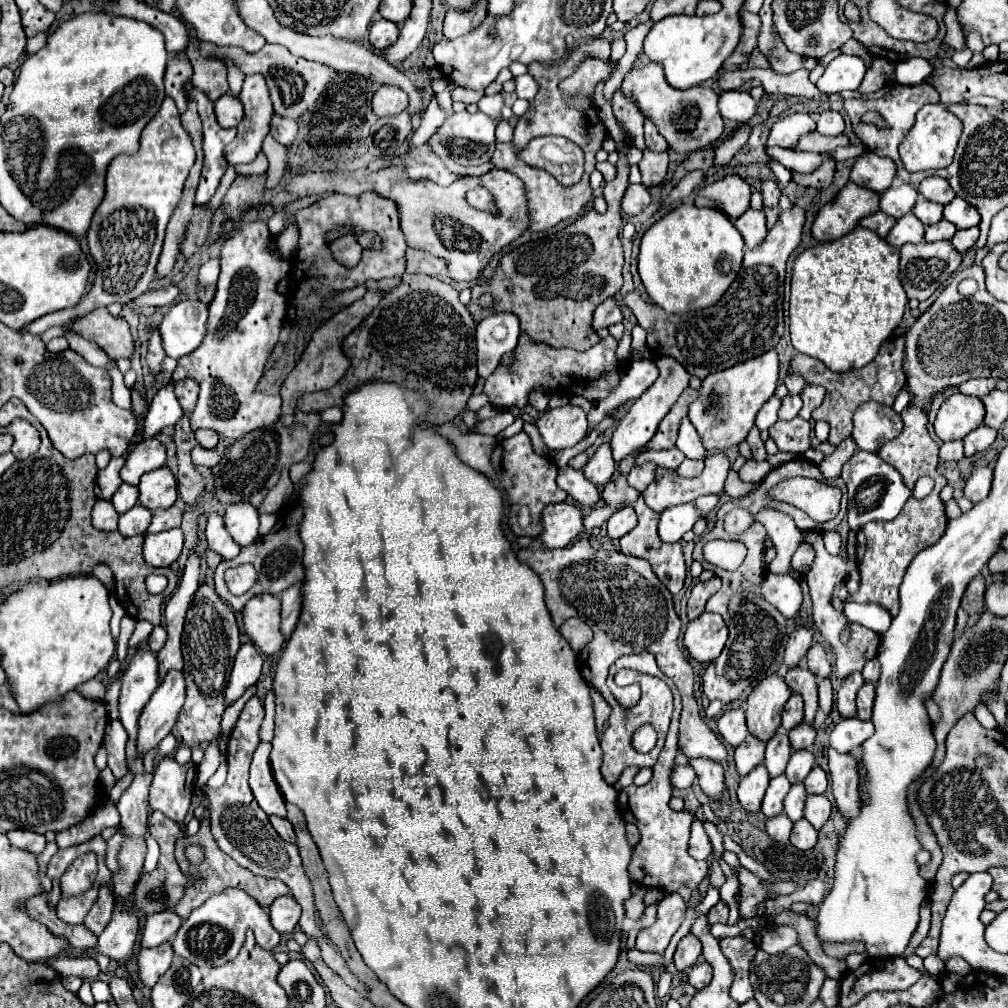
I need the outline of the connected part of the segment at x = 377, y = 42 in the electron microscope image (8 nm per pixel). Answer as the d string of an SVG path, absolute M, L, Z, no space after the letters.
M380 18L380 20L376 20L372 24L368 40L370 40L372 48L386 48L388 44L394 44L396 42L398 34L400 34L400 30L398 30L398 26L394 22Z

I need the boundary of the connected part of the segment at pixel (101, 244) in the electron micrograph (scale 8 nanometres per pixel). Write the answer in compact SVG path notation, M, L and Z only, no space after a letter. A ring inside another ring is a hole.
M166 96L156 116L142 130L140 150L132 156L118 156L108 166L106 196L94 212L90 230L86 234L90 254L98 264L92 290L86 294L86 300L74 308L50 312L34 320L28 326L30 334L40 336L52 326L68 326L84 314L112 302L128 304L144 292L144 286L154 280L154 268L164 242L164 230L180 202L182 188L194 160L196 152L192 138L180 124L180 114L174 100ZM96 214L100 218L96 218Z

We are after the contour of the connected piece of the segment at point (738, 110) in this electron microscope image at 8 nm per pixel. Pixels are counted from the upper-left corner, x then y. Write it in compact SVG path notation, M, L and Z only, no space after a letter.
M730 90L720 94L720 112L728 120L746 124L758 116L758 104L748 92Z

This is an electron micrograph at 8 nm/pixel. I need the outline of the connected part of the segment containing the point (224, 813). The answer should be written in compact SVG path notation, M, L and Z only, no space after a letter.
M254 696L246 702L232 734L230 734L230 744L228 744L228 780L224 782L224 786L216 788L216 790L206 790L206 796L210 800L208 804L208 812L210 812L210 824L212 824L212 834L218 842L218 846L222 848L222 852L226 852L228 856L232 856L240 866L252 870L258 876L270 876L270 878L278 878L282 880L292 896L296 898L296 902L302 906L302 916L300 916L300 930L318 940L320 948L322 948L322 960L352 988L362 990L364 986L356 980L356 976L348 970L344 958L336 952L336 948L324 938L324 934L318 928L316 922L316 906L314 906L314 894L312 894L312 886L310 880L306 878L304 870L302 870L302 862L300 862L300 854L296 844L288 844L284 842L278 832L272 828L272 824L268 822L268 816L264 814L264 810L256 804L254 794L248 786L248 768L250 768L250 760L252 754L256 750L256 746L260 744L260 724L264 720L264 706L262 702Z

